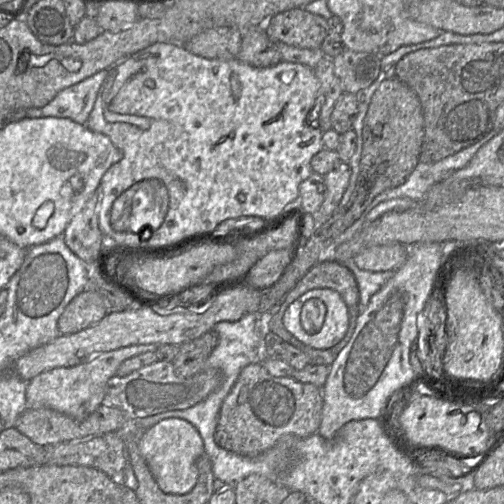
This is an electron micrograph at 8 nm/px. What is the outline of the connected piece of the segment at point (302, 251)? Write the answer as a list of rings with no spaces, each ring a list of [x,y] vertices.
[[[398,78],[384,80],[373,94],[363,129],[363,149],[360,171],[356,188],[349,202],[339,206],[333,215],[318,225],[305,244],[298,250],[296,257],[285,268],[279,280],[267,290],[262,290],[262,301],[258,314],[269,311],[274,305],[281,304],[283,298],[295,287],[300,279],[318,263],[318,255],[334,242],[357,219],[366,218],[371,211],[371,202],[380,193],[403,185],[417,164],[424,137],[424,119],[420,101],[416,93]]]

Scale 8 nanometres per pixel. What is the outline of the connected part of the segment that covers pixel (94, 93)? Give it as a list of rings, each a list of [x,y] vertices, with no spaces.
[[[101,70],[62,90],[44,107],[27,109],[27,118],[68,118],[85,125],[107,75],[108,70]]]

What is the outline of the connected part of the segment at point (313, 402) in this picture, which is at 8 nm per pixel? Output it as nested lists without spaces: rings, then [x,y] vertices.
[[[254,362],[241,370],[231,391],[224,399],[215,429],[215,443],[228,451],[248,457],[256,457],[272,448],[284,436],[306,438],[317,433],[322,416],[322,388],[302,383],[293,377],[272,376],[261,362]]]

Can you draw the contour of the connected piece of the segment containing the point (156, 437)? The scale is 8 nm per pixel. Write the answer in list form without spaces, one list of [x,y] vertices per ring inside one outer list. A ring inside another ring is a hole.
[[[180,418],[160,421],[142,434],[139,451],[164,493],[183,495],[190,492],[196,485],[197,459],[205,453],[205,449],[201,435],[190,422]]]

